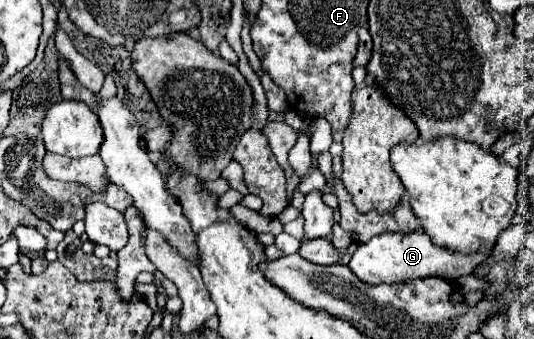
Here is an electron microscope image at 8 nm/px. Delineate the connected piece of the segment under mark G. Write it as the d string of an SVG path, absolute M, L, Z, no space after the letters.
M415 231L409 235L377 235L367 243L361 243L355 253L351 255L349 269L367 285L381 285L381 283L403 283L409 279L423 279L423 277L443 277L447 281L457 279L461 275L469 275L475 265L487 259L487 253L477 253L477 257L453 257L447 249L437 249L425 237L423 231Z

